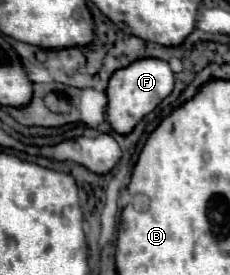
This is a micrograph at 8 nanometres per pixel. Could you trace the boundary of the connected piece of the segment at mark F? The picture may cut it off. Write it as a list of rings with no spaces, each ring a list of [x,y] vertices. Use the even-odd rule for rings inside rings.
[[[134,60],[130,68],[120,68],[108,80],[108,106],[106,106],[106,120],[118,134],[128,134],[134,126],[152,112],[174,88],[174,72],[170,70],[166,60]]]

